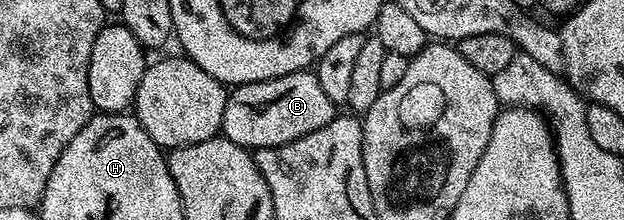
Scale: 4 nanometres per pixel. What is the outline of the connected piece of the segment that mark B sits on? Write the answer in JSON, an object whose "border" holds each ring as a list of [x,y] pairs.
{"border":[[[304,71],[281,75],[277,79],[265,79],[248,85],[236,85],[227,94],[225,111],[223,112],[222,136],[228,137],[242,149],[258,151],[261,149],[276,149],[285,143],[293,143],[321,127],[325,127],[337,115],[336,102],[321,91],[318,72]]]}

